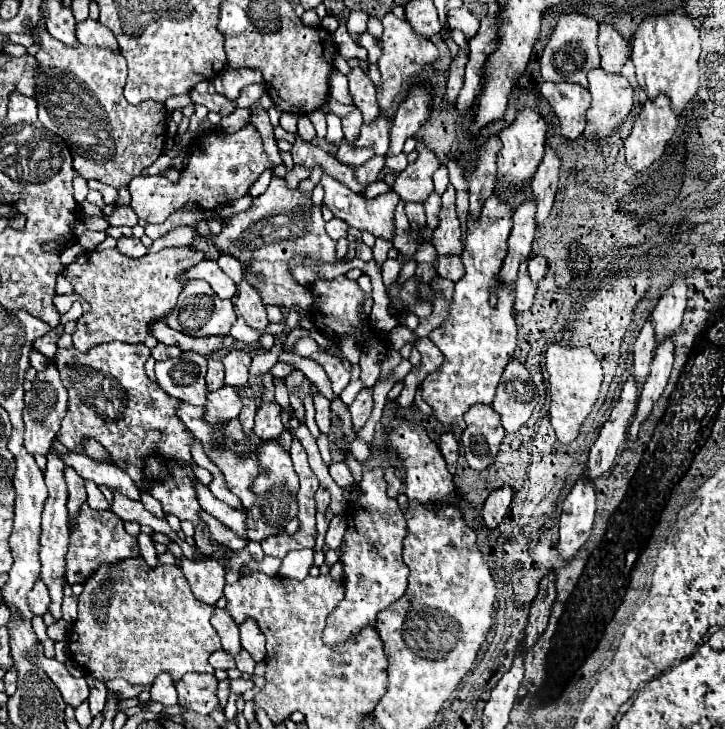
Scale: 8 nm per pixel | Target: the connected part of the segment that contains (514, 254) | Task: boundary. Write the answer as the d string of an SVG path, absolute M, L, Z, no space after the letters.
M528 199L514 211L514 217L512 217L514 227L512 227L512 233L510 233L510 239L508 239L508 255L506 255L502 271L500 271L502 281L510 287L516 281L520 263L530 257L532 241L534 241L536 229L538 229L534 211L536 211L536 201Z

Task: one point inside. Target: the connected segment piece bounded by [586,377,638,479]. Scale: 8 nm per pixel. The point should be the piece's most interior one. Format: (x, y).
(613, 435)

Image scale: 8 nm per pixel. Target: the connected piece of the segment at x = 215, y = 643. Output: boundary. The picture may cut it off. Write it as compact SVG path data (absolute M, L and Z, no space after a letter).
M140 557L124 559L116 571L104 571L104 567L100 567L100 571L84 583L84 593L78 597L78 619L68 637L72 659L104 683L120 677L130 685L152 685L160 673L168 673L174 683L190 671L214 675L208 657L220 649L220 637L210 623L212 611L214 607L194 599L184 573L176 565L148 567Z

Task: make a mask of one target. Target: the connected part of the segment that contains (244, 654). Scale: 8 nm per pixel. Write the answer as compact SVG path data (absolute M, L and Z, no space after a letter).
M240 651L240 655L236 655L236 667L242 671L242 673L248 673L252 675L254 673L254 659L250 657L248 651Z

